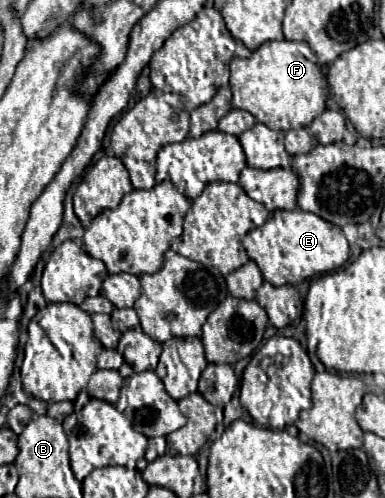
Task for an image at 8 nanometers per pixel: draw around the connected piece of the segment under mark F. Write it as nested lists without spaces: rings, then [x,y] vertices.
[[[266,41],[248,59],[234,57],[229,63],[229,85],[232,87],[232,107],[250,111],[256,121],[272,129],[302,129],[326,109],[326,77],[318,67],[314,52],[304,41]]]

